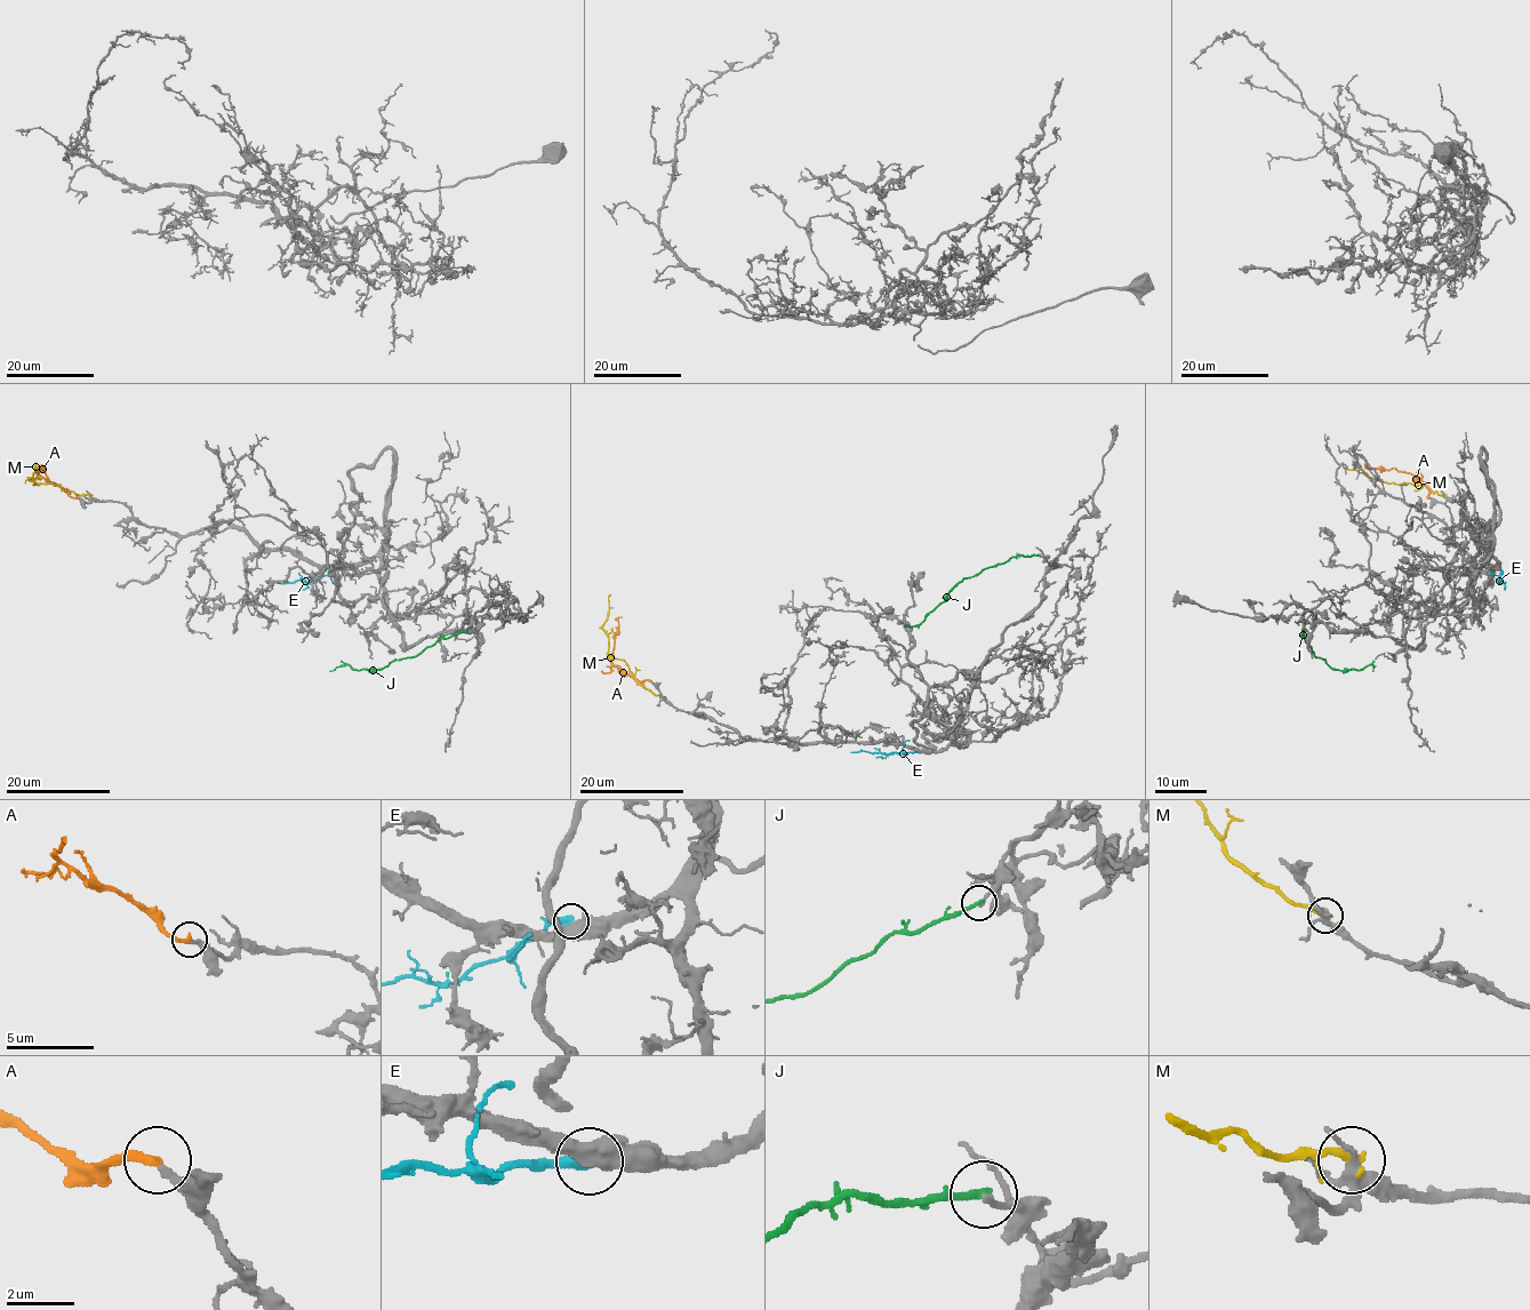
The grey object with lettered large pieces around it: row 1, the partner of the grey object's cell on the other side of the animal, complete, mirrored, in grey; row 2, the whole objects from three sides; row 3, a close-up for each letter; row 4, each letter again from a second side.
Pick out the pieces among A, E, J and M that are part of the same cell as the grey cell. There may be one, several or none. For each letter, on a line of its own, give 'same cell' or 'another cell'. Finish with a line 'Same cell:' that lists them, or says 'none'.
A: same cell
E: another cell
J: another cell
M: another cell
Same cell: A

